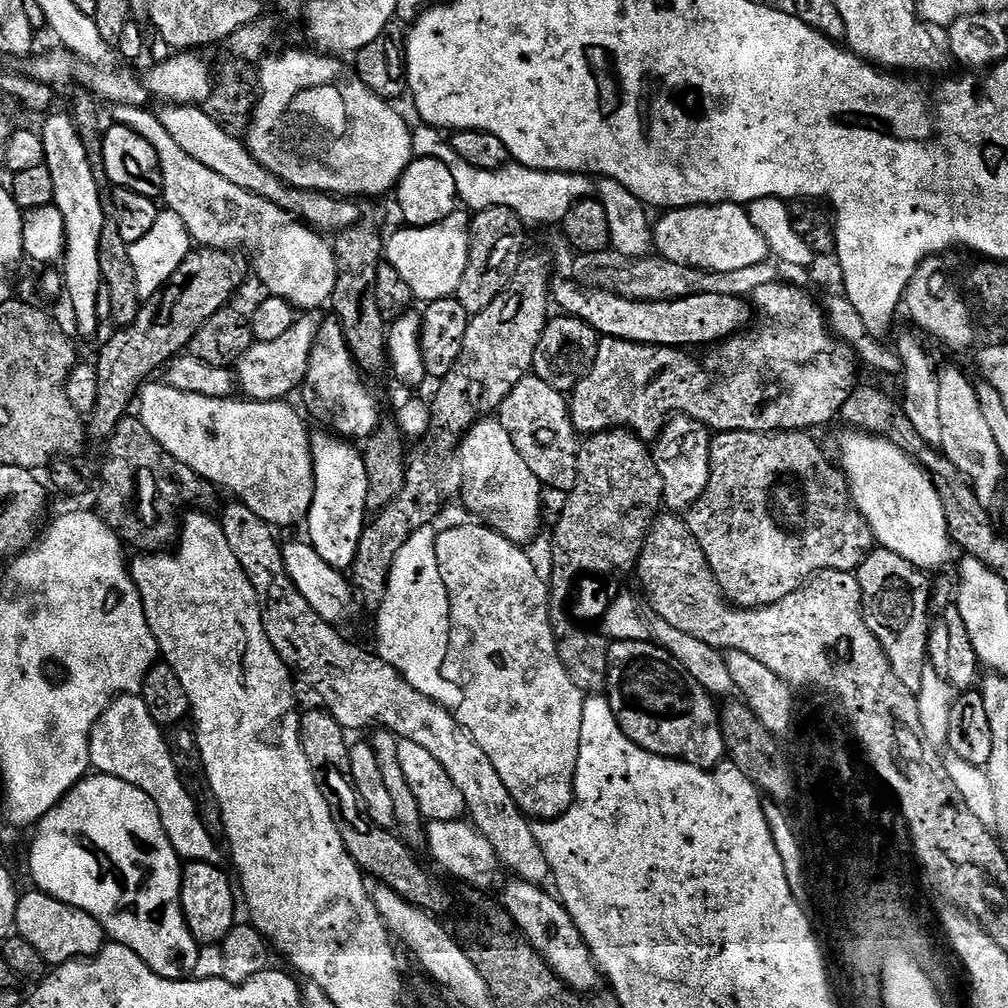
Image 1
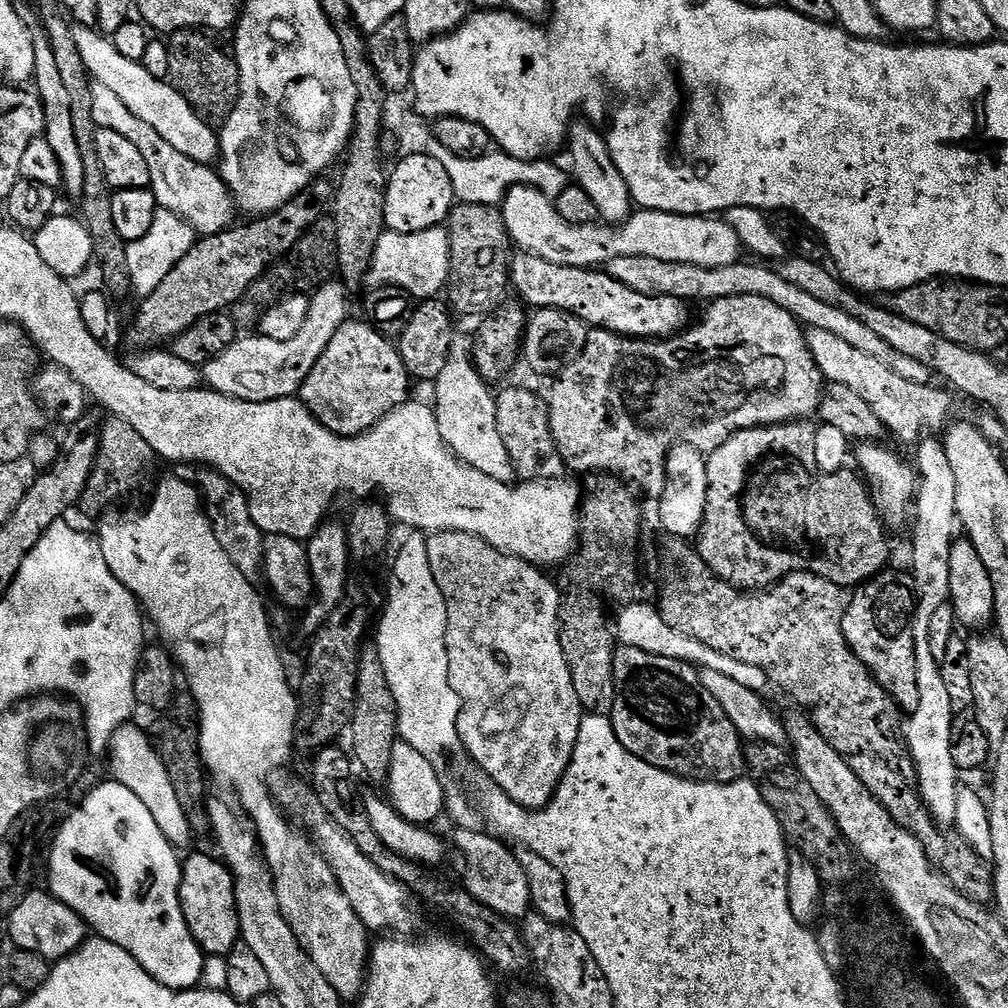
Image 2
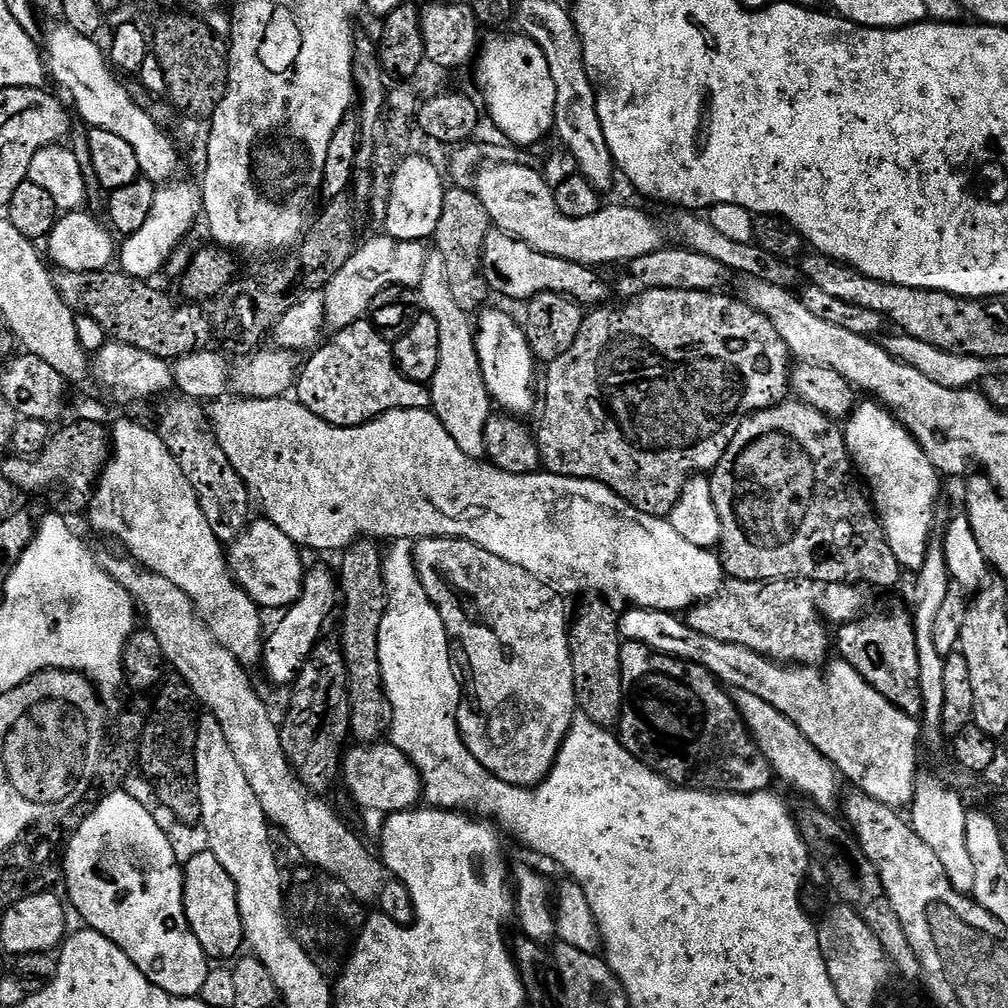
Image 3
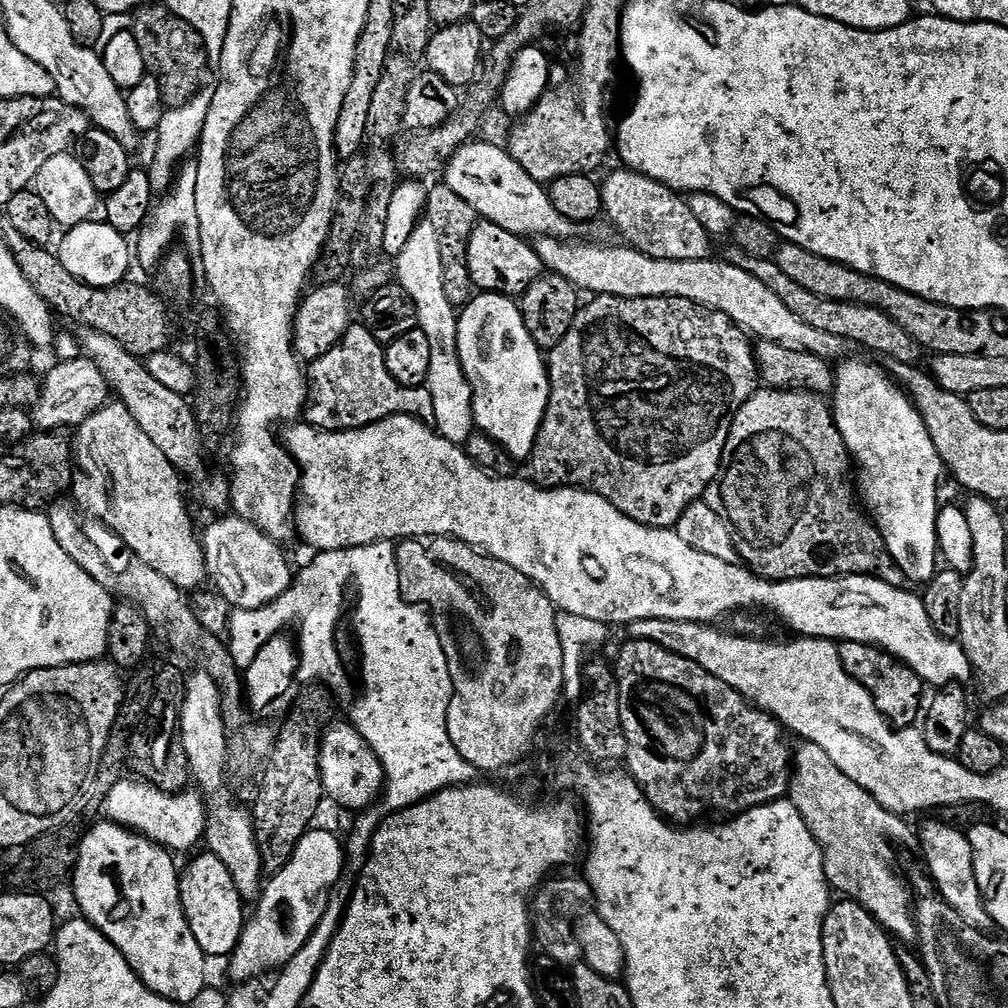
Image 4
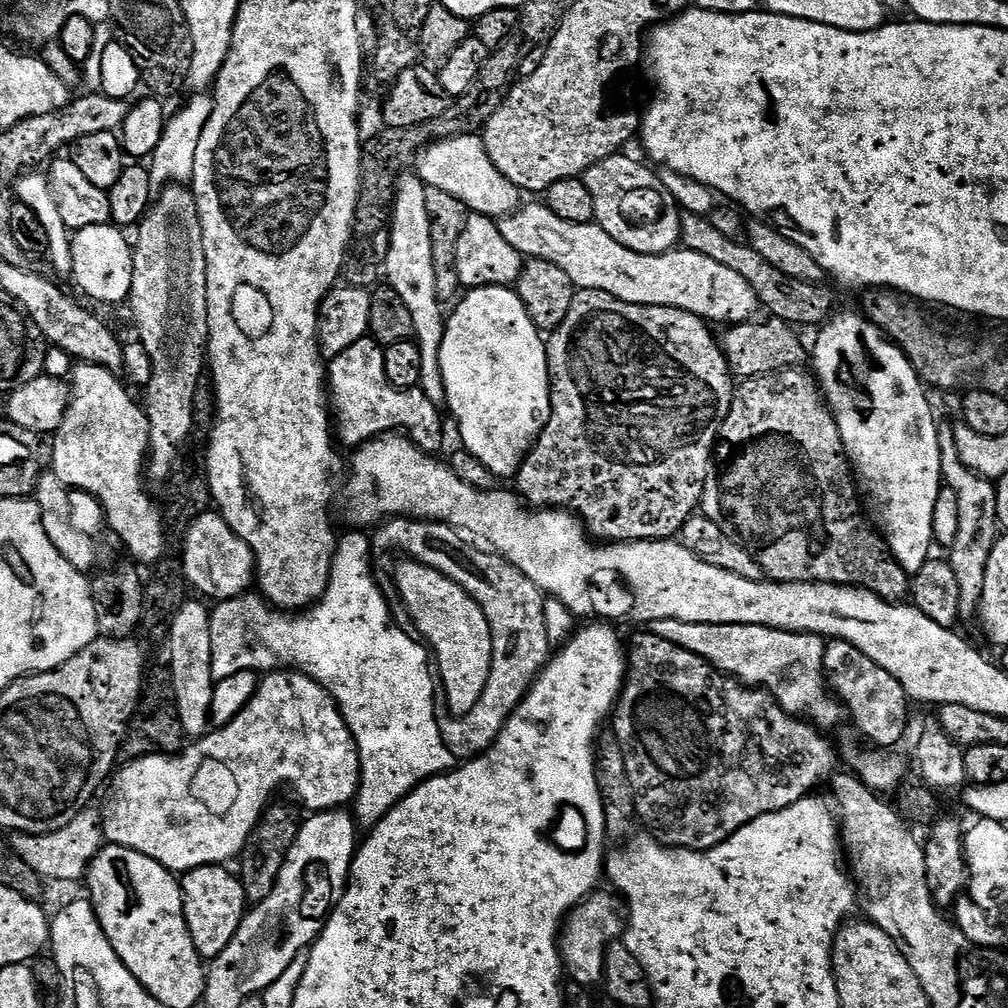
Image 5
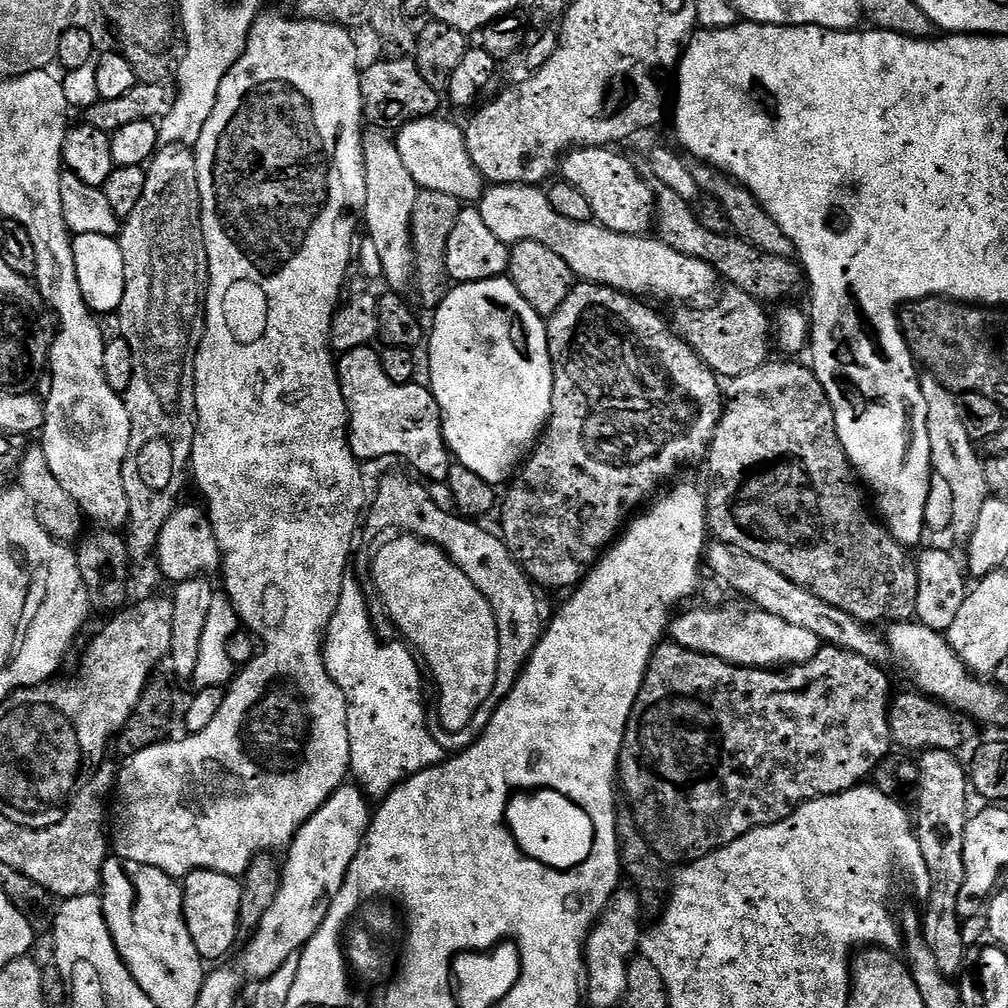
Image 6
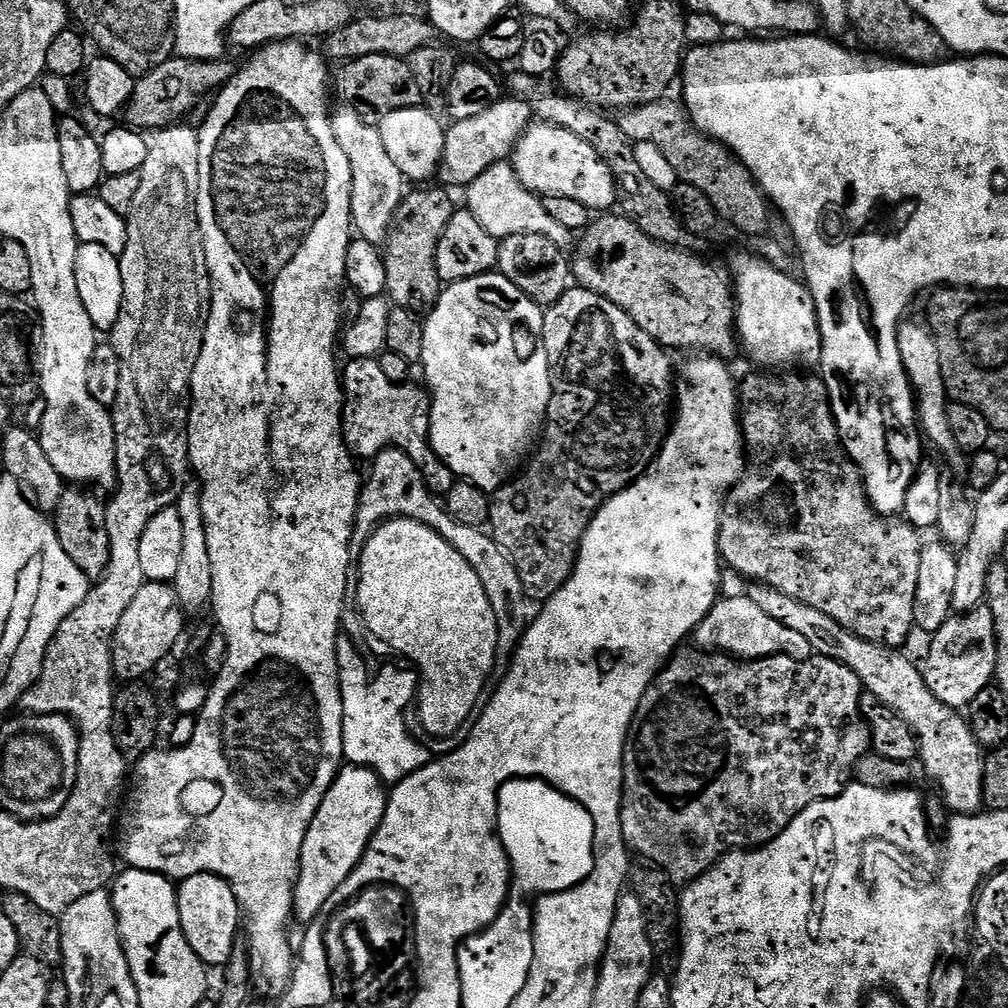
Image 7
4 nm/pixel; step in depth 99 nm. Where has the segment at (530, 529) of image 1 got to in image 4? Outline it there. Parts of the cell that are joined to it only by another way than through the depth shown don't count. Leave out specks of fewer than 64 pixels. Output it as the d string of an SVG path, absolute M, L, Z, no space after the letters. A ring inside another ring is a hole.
M421 219L410 234L405 248L395 257L394 276L406 294L414 298L416 323L426 338L430 338L430 374L426 387L430 398L434 398L434 427L450 442L467 445L476 428L472 413L472 387L462 370L458 354L458 308L450 302L450 298L446 298L446 290L442 286L442 246L438 230L434 230L431 220Z

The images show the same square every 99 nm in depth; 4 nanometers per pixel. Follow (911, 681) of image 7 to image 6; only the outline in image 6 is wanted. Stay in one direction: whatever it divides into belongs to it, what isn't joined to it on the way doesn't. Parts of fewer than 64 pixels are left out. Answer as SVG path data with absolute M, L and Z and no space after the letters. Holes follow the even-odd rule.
M713 539L706 548L706 568L726 587L745 596L749 605L755 606L759 611L774 614L774 618L782 618L782 622L790 622L790 626L802 626L802 630L810 630L810 634L817 636L825 645L857 652L871 664L884 666L890 660L887 643L881 637L879 640L869 625L862 624L850 614L822 602L822 598L810 594L810 590L802 590L794 582L790 582L786 574L778 574L774 566L766 566L766 562L758 562L758 558L750 558L750 554L739 552L734 546Z

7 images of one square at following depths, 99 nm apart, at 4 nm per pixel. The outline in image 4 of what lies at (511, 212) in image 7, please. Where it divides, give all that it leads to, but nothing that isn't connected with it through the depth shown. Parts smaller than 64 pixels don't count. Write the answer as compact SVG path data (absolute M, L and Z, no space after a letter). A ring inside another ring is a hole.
M537 236L534 247L549 273L566 278L585 293L588 291L588 294L597 296L622 298L686 298L704 308L726 314L726 318L733 320L738 328L743 328L745 333L760 340L769 340L799 352L809 352L829 362L845 355L846 342L838 338L838 334L825 334L815 326L802 322L802 318L797 318L784 305L782 298L770 290L770 286L758 282L754 274L728 263L727 259L674 262L650 258L631 246L607 248L604 244L579 244L578 241L576 238Z

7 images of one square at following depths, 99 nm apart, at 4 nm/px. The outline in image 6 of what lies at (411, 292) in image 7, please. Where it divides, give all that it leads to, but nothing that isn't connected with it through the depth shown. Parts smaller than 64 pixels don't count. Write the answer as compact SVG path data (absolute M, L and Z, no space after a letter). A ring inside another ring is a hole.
M429 188L417 191L412 215L412 255L414 257L414 289L420 300L429 310L440 307L450 287L446 270L446 242L450 242L450 234L454 230L454 222L458 222L461 201L450 194L442 194Z

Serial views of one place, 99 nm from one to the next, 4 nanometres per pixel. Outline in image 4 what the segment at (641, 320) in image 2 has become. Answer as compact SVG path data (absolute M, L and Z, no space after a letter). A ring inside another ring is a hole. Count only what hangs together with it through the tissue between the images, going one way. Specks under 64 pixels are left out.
M486 219L477 222L468 239L468 269L473 289L479 290L481 293L496 292L500 296L509 298L523 296L524 291L546 272L542 258L538 258L535 247L525 237L510 234L510 230L502 230L502 226Z

